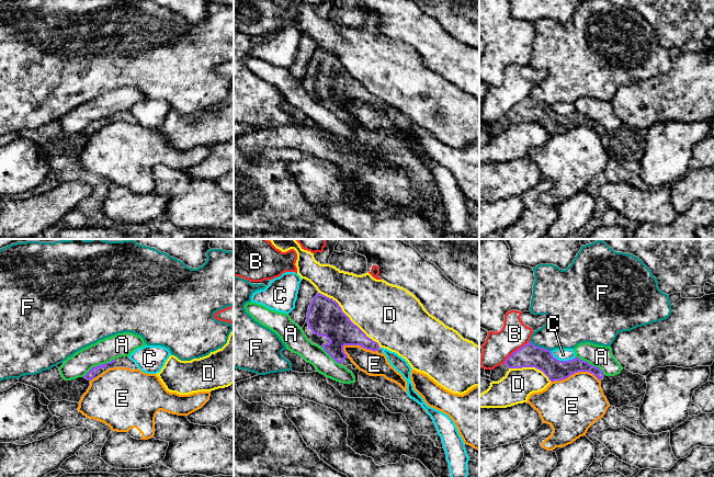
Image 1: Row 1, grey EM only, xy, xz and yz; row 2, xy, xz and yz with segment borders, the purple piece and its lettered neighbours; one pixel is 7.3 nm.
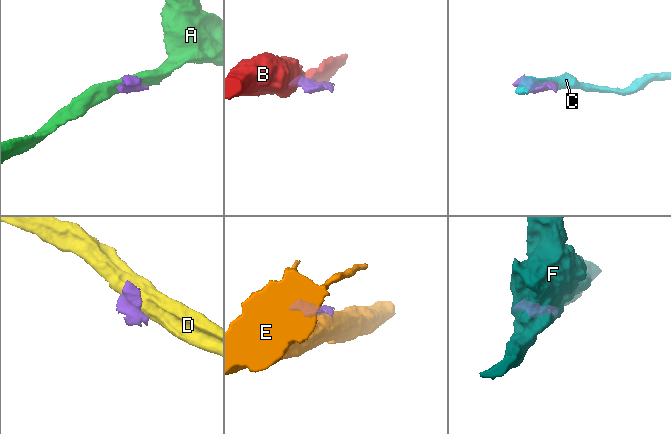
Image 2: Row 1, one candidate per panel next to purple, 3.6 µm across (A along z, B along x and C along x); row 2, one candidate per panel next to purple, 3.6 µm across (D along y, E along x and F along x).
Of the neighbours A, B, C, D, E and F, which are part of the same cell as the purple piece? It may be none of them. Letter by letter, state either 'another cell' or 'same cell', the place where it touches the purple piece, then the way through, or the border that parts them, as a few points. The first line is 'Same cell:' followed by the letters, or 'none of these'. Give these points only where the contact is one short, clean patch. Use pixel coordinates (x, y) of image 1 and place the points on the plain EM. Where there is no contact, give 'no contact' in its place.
Same cell: none of these
A: another cell; meets purple in xy at (98, 120); border along xy (114, 113), (92, 121), (82, 131)
B: another cell; meets purple in yz at (516, 105); border along yz (529, 95), (513, 105), (503, 117)
C: another cell; meets purple in yz at (563, 115)
D: another cell; meets purple in xz at (348, 71)
E: another cell; meets purple in yz at (575, 126)
F: another cell; meets purple in yz at (539, 101); border along yz (530, 95), (550, 105)

